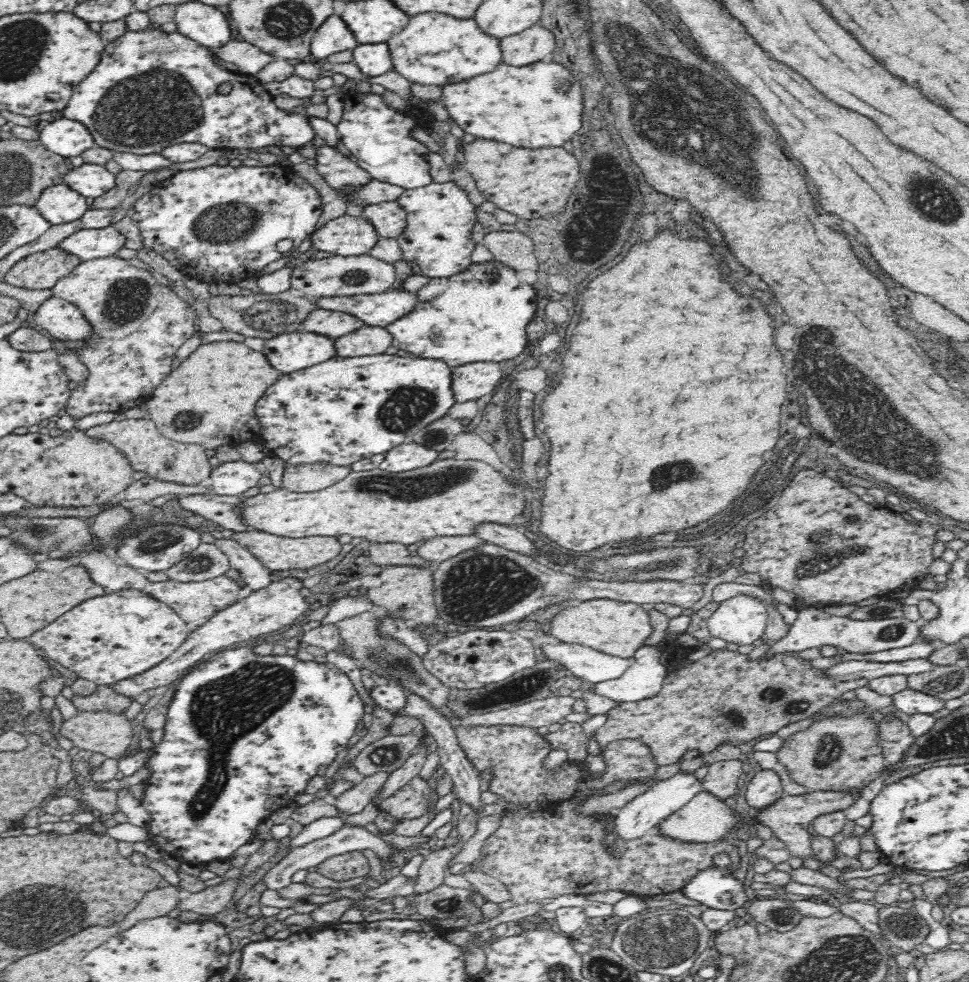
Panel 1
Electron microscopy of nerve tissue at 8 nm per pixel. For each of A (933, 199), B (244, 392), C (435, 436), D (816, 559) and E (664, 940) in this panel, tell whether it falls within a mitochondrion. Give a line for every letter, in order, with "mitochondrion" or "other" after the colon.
A: mitochondrion
B: other
C: mitochondrion
D: mitochondrion
E: mitochondrion

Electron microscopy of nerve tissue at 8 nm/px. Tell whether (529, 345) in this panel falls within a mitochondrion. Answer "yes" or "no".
no

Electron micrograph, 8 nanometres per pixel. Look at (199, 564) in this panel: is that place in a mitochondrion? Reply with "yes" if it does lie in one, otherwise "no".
yes

